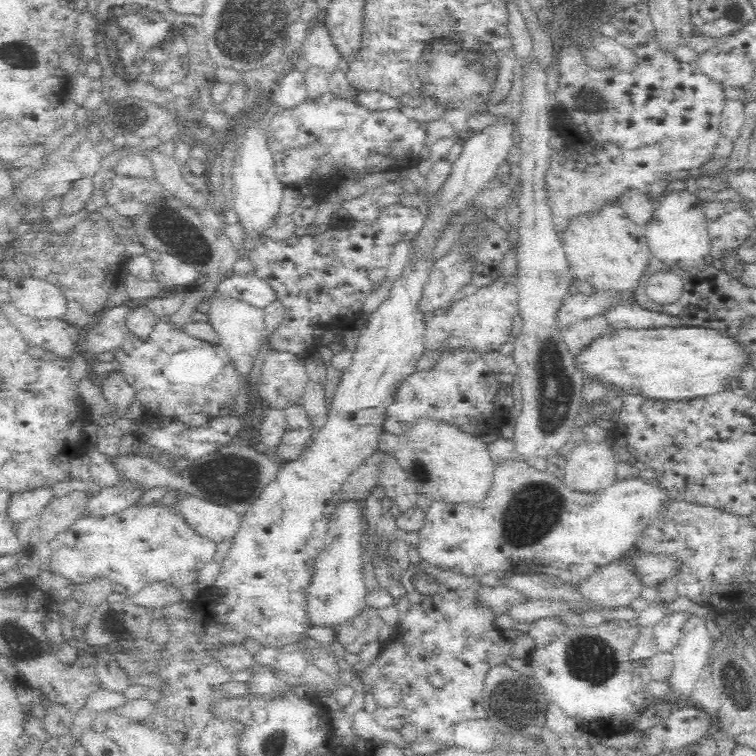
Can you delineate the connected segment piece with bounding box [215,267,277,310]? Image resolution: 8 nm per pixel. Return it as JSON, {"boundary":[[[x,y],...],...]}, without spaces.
{"boundary":[[[235,267],[231,275],[224,277],[223,282],[216,286],[215,290],[262,310],[277,300],[276,291],[266,280],[243,267]]]}

